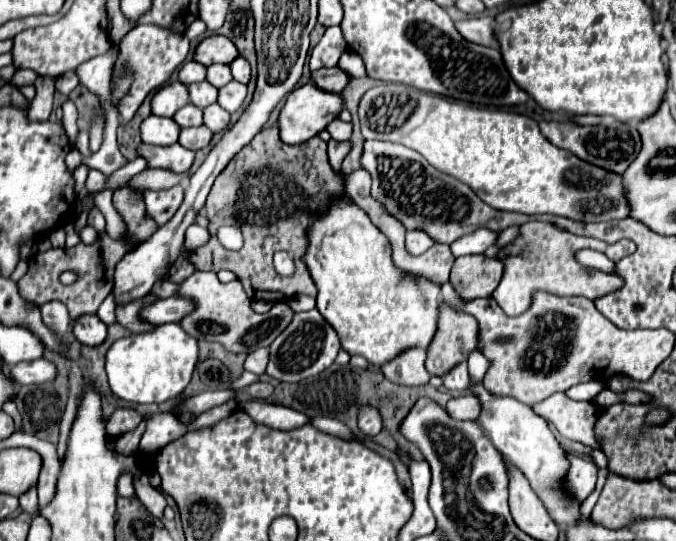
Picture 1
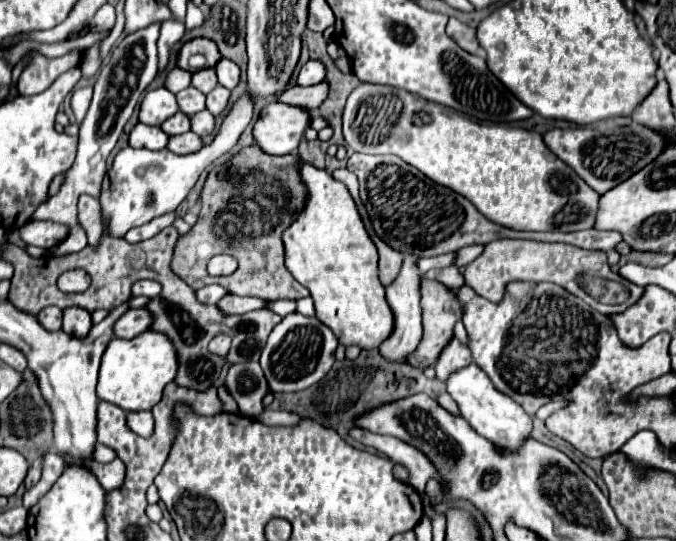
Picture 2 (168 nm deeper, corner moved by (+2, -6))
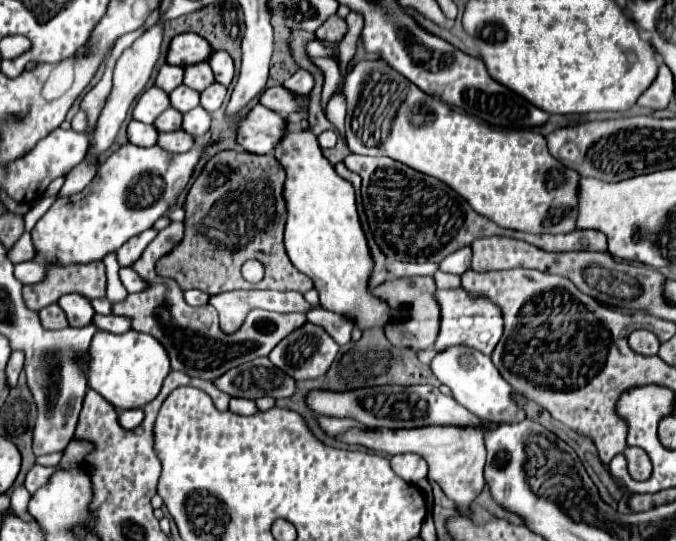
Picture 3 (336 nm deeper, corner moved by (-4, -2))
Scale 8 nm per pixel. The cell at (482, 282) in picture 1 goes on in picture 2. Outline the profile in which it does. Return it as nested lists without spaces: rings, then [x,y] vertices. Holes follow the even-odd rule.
[[[420,280],[420,306],[422,306],[422,340],[418,344],[418,348],[414,350],[414,354],[408,356],[408,362],[412,366],[418,368],[426,368],[432,366],[438,358],[438,352],[442,352],[442,346],[446,346],[446,342],[454,336],[454,324],[462,318],[462,310],[460,310],[460,302],[456,298],[456,294],[452,294],[444,284],[436,282],[436,280]]]

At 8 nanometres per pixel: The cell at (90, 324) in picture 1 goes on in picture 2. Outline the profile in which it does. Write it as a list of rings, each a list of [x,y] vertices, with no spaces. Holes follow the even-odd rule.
[[[72,306],[72,308],[64,310],[62,330],[66,334],[74,334],[78,338],[84,338],[90,332],[90,328],[92,328],[92,318],[90,318],[88,310],[78,308],[78,306]]]

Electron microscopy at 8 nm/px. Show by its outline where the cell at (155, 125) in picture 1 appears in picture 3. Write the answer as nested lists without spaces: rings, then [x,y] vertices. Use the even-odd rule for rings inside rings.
[[[132,120],[128,124],[128,140],[136,146],[154,146],[158,142],[158,130],[152,124]]]

